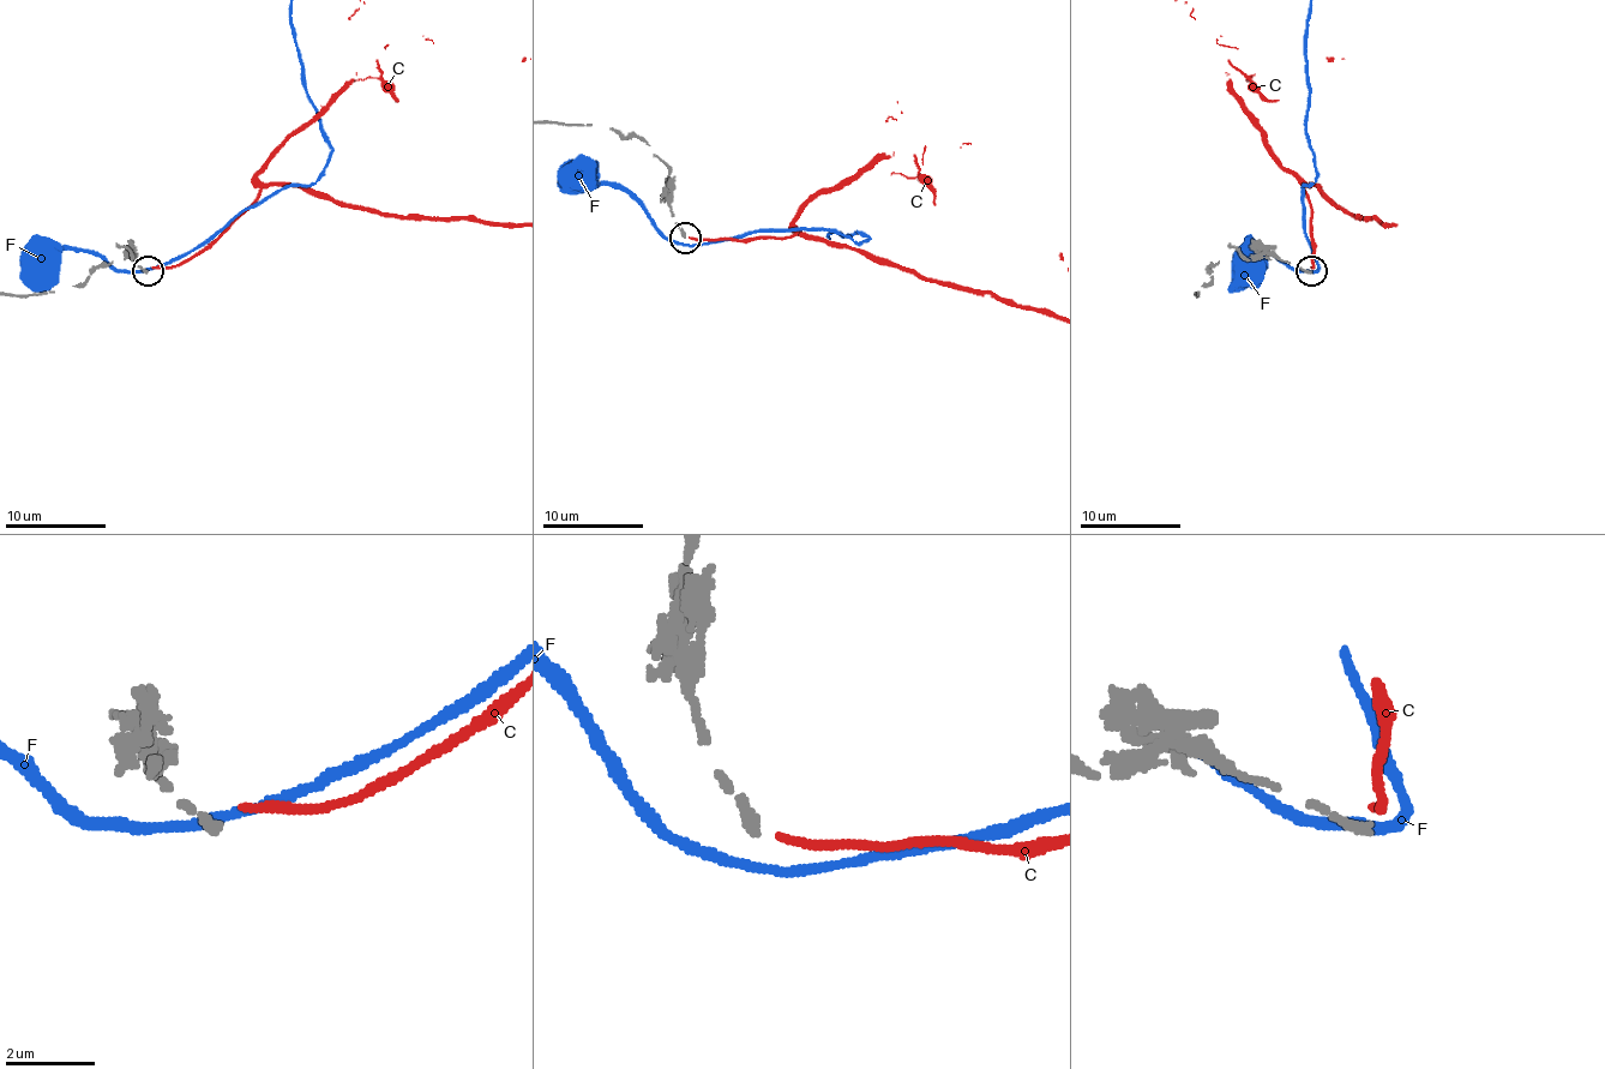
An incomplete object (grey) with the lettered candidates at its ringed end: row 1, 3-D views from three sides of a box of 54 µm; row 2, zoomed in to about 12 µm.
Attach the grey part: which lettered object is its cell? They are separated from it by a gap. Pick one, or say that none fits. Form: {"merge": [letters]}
{"merge": []}

